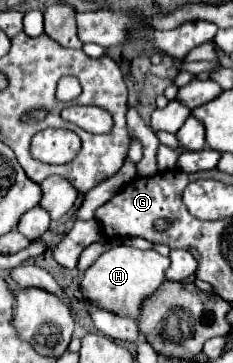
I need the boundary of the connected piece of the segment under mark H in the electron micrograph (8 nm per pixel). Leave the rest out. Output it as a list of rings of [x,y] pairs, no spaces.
[[[118,245],[102,253],[86,271],[80,281],[80,287],[88,301],[100,301],[104,309],[112,309],[114,313],[124,313],[126,317],[138,319],[138,307],[144,297],[160,287],[164,281],[164,271],[168,269],[170,259],[162,257],[154,249],[142,251],[128,245]]]

